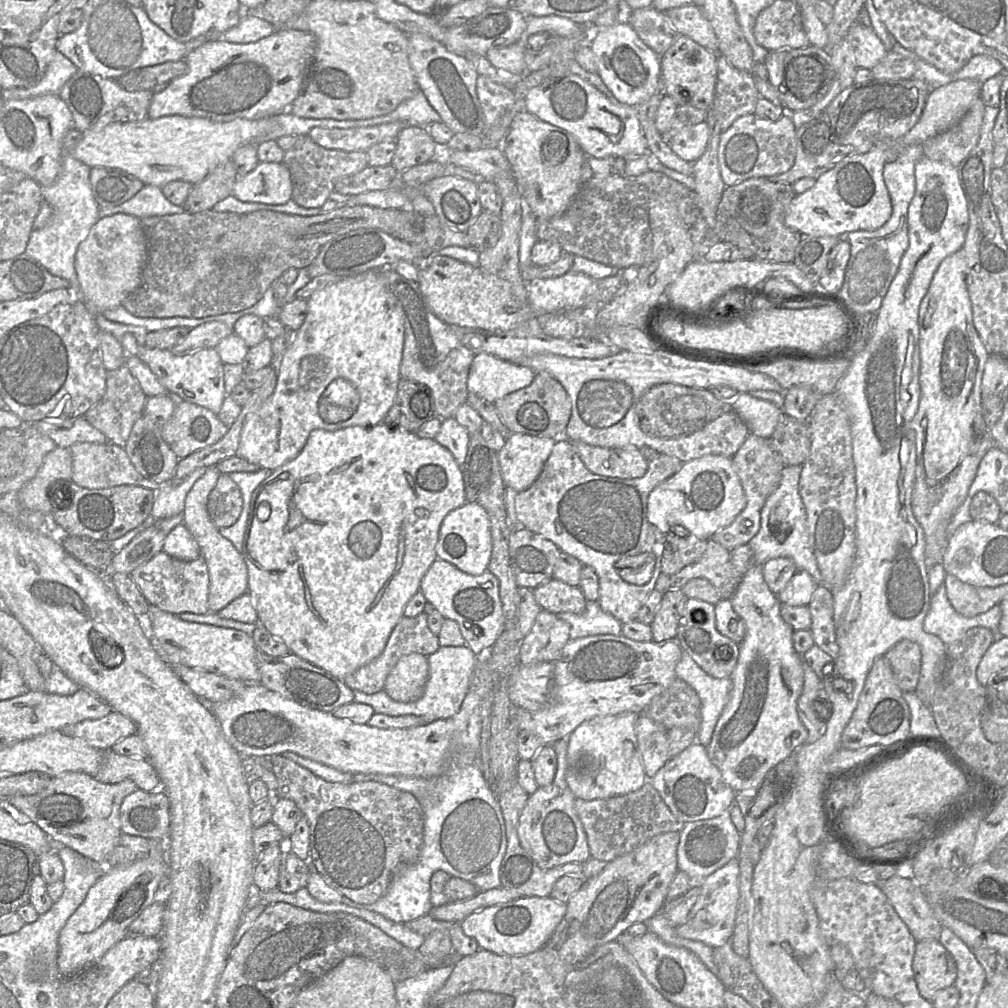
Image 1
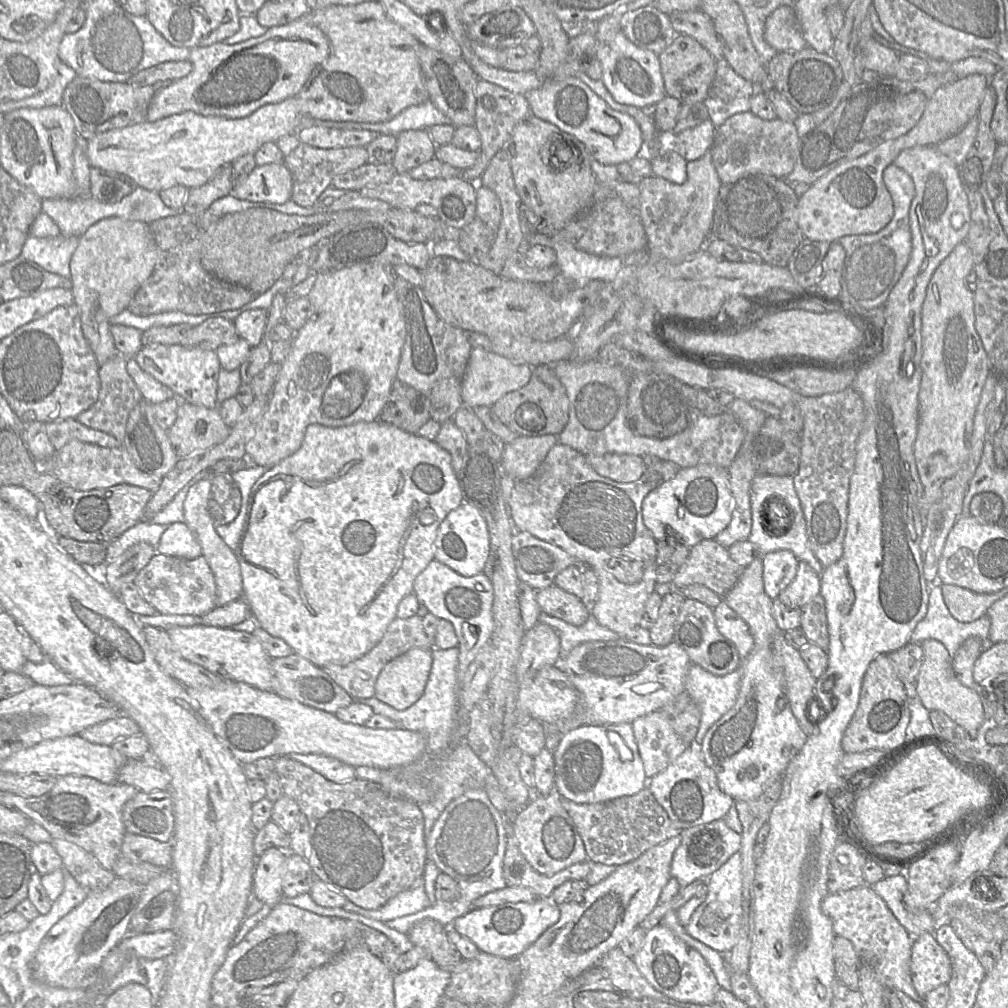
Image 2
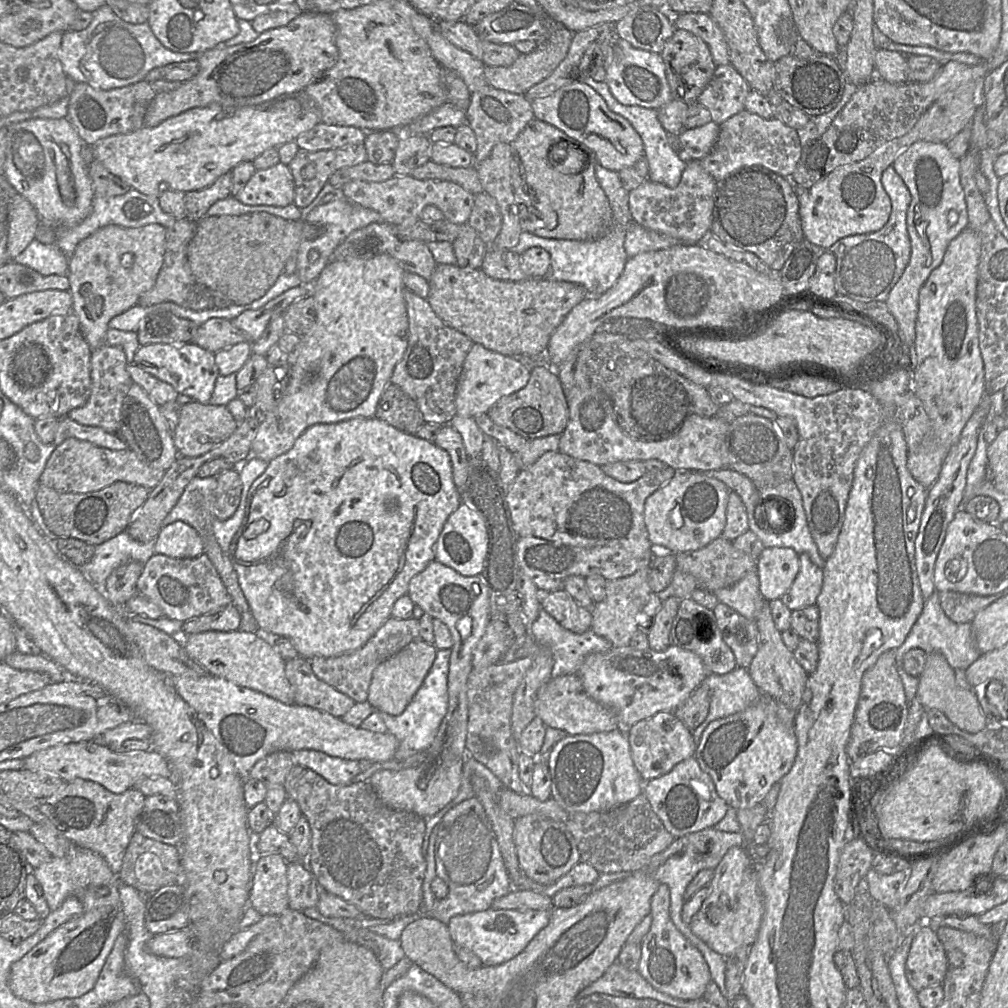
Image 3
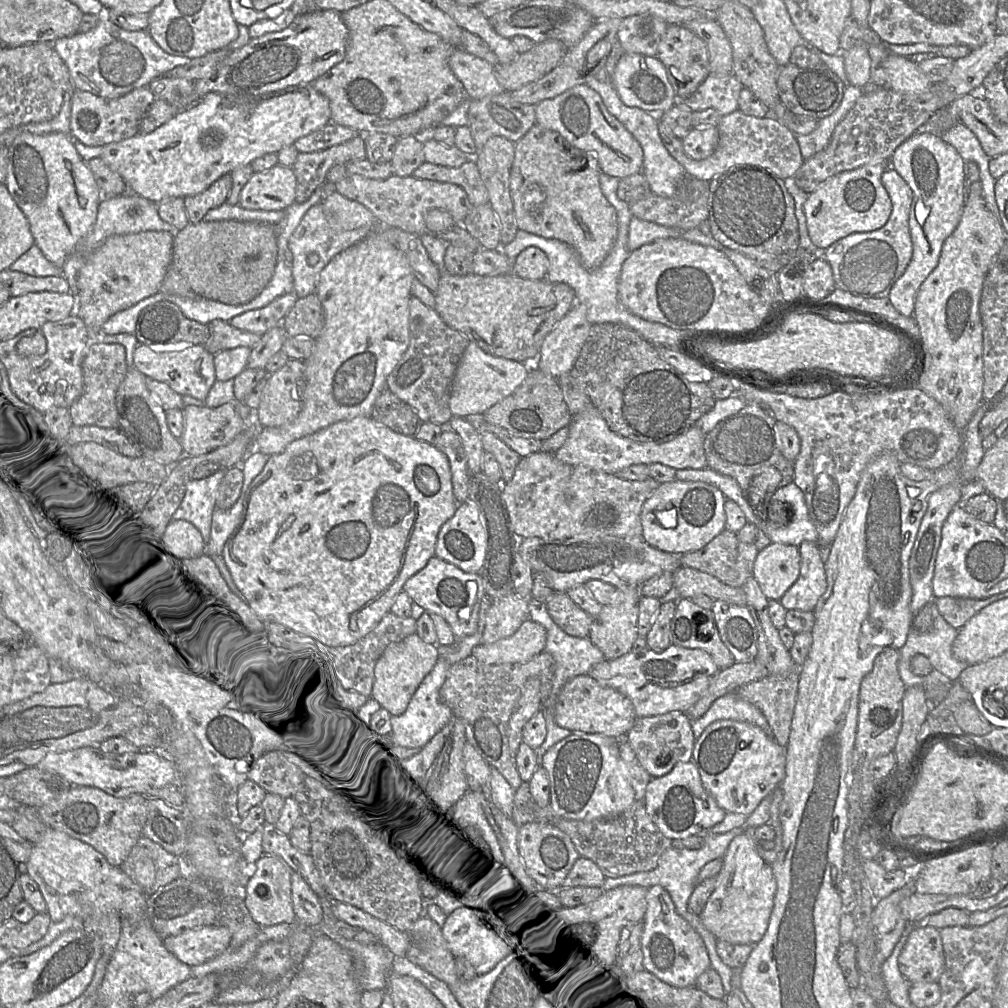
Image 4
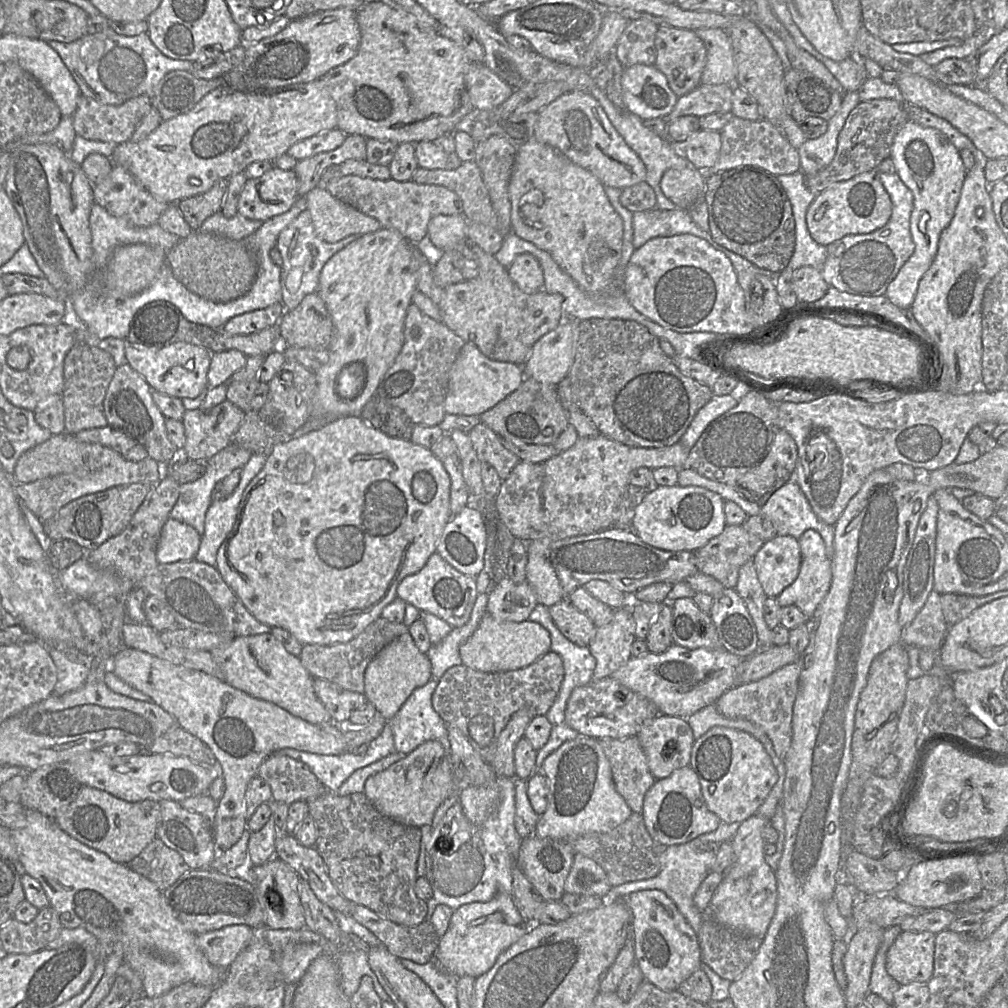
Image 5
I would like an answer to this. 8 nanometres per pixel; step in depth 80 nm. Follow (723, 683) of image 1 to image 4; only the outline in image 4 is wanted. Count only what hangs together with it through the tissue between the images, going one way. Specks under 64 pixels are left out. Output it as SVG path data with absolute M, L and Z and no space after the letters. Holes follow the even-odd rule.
M736 691L716 699L703 716L691 722L695 741L708 725L718 720L746 722L771 735L771 729L762 712L753 704L742 699Z

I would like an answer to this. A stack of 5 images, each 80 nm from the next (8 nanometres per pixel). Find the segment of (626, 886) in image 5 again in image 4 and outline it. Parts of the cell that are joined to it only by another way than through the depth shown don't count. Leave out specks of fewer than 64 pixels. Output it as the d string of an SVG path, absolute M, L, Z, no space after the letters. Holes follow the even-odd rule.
M745 827L737 828L724 834L708 835L704 838L705 843L703 847L697 850L677 849L671 846L667 850L665 850L663 855L660 857L658 866L654 870L649 872L638 872L618 878L606 878L603 885L599 887L599 889L604 890L604 892L626 885L641 886L645 888L651 888L653 886L659 885L665 888L670 894L672 901L677 909L677 912L701 938L710 960L710 969L713 969L718 974L719 978L723 979L724 981L729 981L729 990L731 973L733 971L721 961L716 950L716 938L705 928L700 919L700 916L695 915L689 911L688 902L695 887L697 886L698 875L701 869L707 863L717 858L723 858L730 842L744 830L748 829L745 829Z

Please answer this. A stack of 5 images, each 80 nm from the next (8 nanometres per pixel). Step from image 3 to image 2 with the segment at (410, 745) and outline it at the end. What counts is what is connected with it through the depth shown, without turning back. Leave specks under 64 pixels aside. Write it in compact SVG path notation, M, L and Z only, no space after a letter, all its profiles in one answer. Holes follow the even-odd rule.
M458 647L450 649L432 649L432 667L422 696L409 708L400 711L381 702L376 697L354 700L370 706L374 714L384 716L400 724L401 729L419 732L426 739L425 753L436 763L436 770L447 759L453 748L453 733L460 724L461 707L459 705L457 664Z

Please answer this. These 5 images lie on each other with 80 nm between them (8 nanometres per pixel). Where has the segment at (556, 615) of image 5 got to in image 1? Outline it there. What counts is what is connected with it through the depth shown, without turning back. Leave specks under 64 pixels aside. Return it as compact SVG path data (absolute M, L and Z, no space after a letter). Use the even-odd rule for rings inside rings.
M554 577L533 589L542 610L551 613L582 614L587 600L579 587L568 585Z

